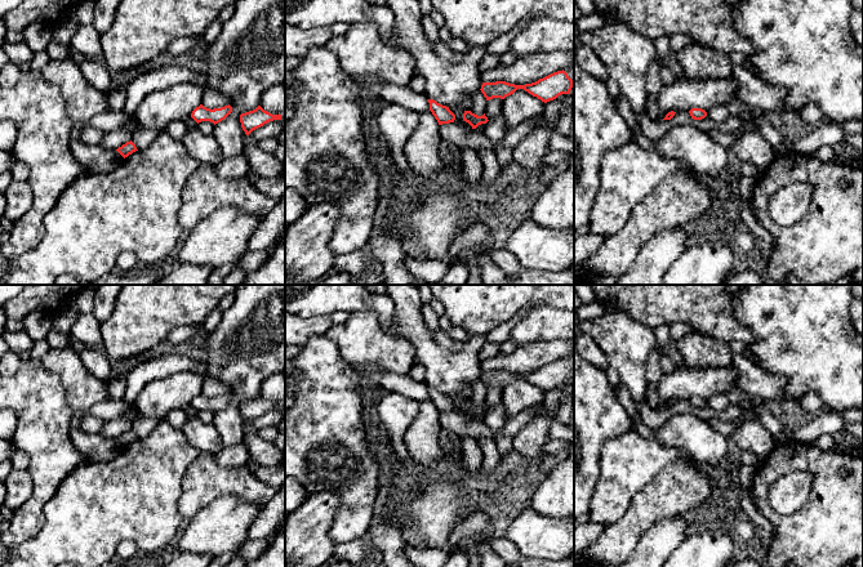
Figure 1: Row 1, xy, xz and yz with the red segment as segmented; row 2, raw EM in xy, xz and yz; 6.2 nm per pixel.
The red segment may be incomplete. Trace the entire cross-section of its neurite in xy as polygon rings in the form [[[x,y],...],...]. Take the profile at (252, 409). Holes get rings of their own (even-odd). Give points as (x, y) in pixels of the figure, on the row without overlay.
[[[258,394],[253,399],[240,403],[241,416],[246,424],[249,424],[253,419],[255,419],[273,408],[281,408],[281,403],[280,402],[272,403],[272,402],[264,399],[261,394]]]

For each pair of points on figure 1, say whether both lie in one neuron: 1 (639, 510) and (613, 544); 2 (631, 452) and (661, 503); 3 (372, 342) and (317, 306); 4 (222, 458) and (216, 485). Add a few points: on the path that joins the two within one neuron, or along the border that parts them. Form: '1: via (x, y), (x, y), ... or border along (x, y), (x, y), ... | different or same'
1: via (639, 518), (621, 536) | same
2: border along (671, 463), (634, 496), (630, 507) | different
3: border along (351, 312), (373, 312), (381, 321) | different
4: border along (212, 455), (222, 467), (238, 468), (245, 464) | different

